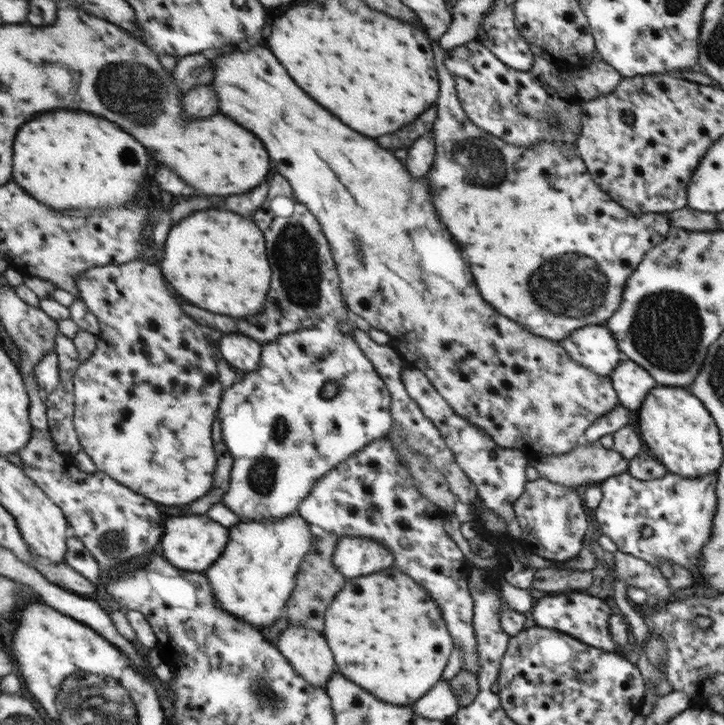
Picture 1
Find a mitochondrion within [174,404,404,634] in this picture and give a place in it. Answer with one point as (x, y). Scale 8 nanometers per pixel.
(261, 476)

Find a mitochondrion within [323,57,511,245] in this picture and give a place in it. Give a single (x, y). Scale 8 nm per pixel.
(480, 163)

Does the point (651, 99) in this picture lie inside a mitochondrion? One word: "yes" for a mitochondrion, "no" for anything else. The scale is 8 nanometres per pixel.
no

